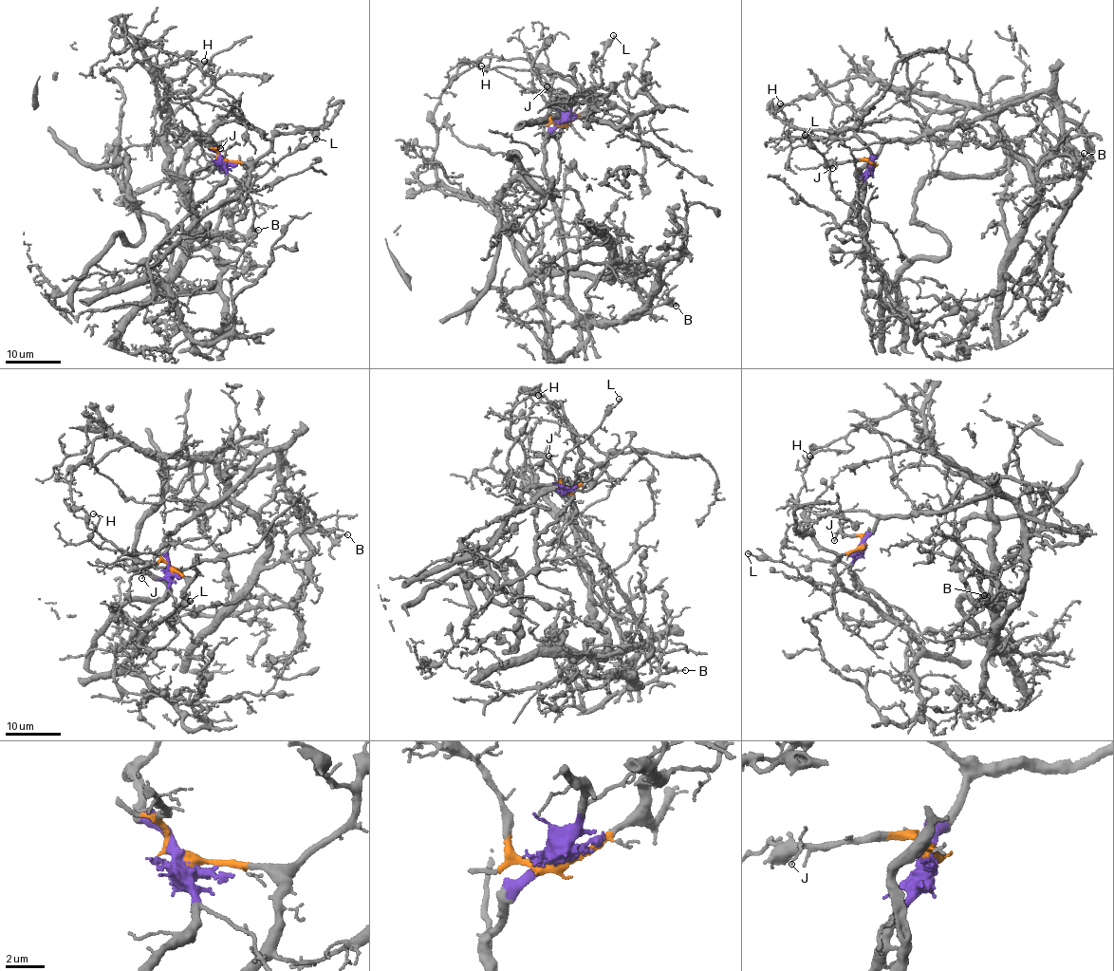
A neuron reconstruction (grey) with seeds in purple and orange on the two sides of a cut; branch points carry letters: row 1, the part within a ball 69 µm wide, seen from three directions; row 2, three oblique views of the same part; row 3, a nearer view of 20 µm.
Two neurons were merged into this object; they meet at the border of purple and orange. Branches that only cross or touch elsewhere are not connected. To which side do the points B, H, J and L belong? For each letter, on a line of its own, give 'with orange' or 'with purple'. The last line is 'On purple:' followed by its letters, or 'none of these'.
B: with purple
H: with purple
J: with orange
L: with orange
On purple: B, H

